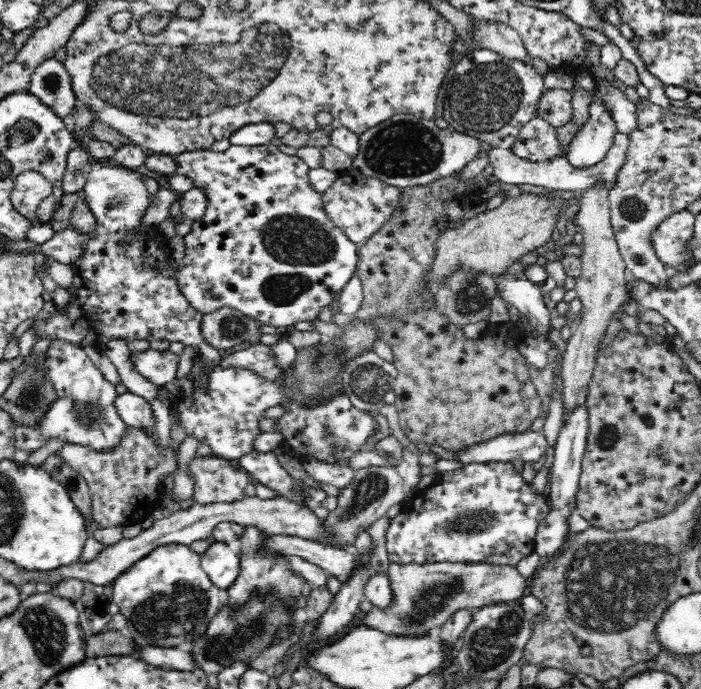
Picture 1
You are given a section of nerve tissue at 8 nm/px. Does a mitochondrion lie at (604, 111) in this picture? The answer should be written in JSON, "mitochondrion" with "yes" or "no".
{"mitochondrion":"no"}

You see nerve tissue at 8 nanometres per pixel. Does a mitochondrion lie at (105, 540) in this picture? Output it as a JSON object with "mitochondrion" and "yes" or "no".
{"mitochondrion":"no"}

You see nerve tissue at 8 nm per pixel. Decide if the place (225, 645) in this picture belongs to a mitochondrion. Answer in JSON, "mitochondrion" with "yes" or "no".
{"mitochondrion":"yes"}

